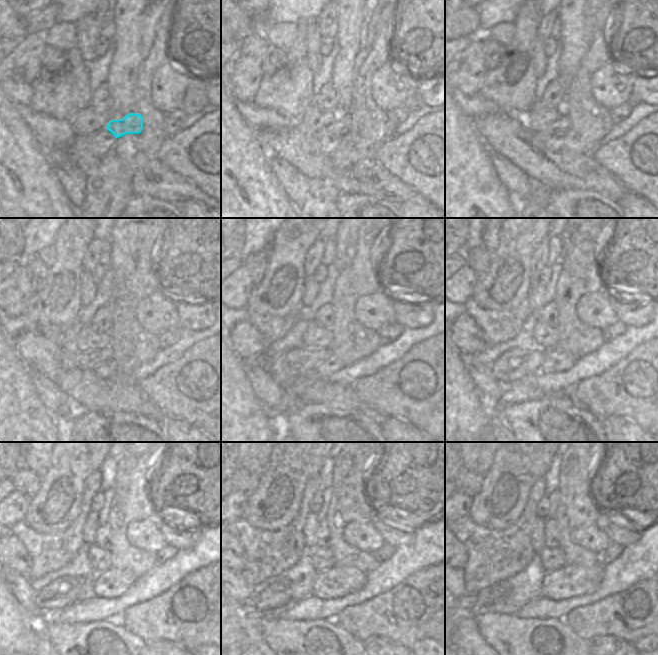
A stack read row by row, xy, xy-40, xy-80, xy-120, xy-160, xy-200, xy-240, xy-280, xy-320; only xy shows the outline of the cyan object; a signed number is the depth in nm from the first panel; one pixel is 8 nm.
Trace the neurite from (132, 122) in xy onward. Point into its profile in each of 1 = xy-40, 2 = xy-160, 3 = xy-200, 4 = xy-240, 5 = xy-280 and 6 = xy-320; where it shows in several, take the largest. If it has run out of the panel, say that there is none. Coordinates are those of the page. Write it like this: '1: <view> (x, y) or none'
1: xy-40 (339, 127)
2: xy-160 (294, 363)
3: xy-200 (515, 364)
4: xy-240 (60, 593)
5: xy-280 (277, 595)
6: xy-320 (492, 594)

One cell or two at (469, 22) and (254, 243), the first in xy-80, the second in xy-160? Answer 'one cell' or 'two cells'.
two cells

